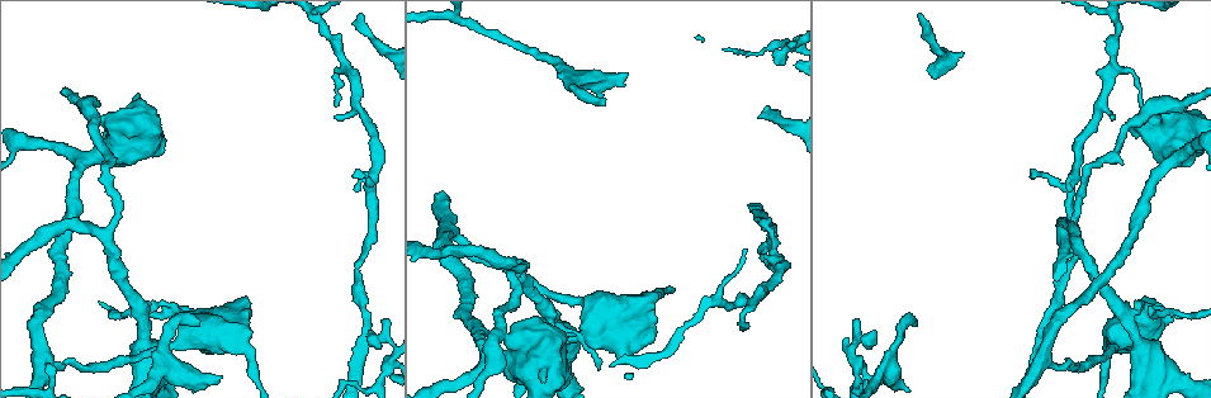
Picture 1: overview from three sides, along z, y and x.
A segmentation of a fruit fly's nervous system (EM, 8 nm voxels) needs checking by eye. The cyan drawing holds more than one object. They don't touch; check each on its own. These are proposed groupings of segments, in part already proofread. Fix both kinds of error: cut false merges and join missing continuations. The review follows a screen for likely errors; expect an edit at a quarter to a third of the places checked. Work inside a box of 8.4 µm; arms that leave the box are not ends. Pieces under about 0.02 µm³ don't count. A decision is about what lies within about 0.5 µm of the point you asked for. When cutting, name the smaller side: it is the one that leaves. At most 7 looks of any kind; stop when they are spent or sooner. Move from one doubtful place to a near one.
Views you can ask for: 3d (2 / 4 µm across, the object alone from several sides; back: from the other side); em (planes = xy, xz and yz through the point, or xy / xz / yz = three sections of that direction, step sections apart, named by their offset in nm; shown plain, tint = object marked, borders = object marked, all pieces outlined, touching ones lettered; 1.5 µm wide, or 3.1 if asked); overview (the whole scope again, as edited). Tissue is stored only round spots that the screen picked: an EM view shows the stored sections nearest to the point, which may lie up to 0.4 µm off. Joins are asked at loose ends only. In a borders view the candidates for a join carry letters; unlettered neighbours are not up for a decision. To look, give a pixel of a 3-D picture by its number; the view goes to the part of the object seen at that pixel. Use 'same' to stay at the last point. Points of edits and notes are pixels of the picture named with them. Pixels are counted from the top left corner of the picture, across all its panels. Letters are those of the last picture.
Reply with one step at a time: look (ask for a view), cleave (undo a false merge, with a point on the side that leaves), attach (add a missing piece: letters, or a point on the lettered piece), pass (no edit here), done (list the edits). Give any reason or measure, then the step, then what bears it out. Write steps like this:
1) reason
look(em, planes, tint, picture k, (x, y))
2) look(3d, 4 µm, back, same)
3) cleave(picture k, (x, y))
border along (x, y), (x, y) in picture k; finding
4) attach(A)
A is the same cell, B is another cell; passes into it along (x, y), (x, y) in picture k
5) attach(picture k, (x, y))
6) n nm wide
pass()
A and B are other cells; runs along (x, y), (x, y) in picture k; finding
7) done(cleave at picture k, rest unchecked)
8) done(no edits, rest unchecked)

an open end
look(3d, 4 µm, picture 1, (605, 100))

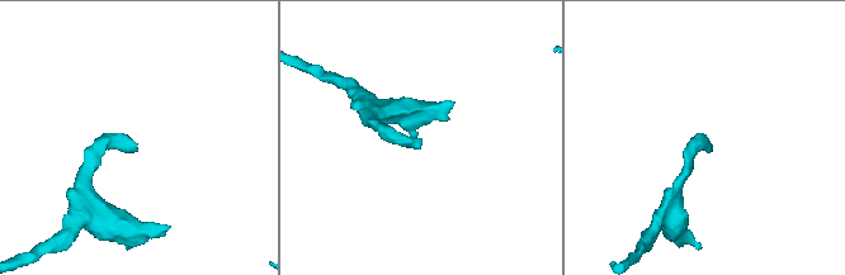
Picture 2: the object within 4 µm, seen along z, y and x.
need the tissue
look(em, planes, borders, picture 2, (137, 149))

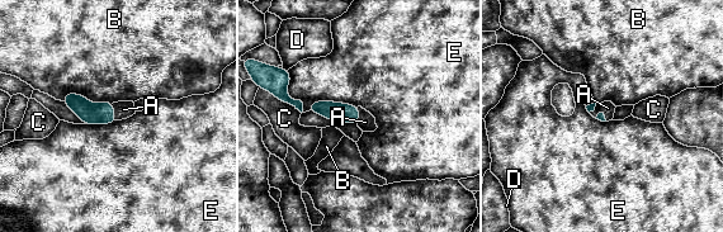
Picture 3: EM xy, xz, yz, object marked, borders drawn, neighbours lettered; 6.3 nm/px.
attach(A)
A is the same cell, B, C, D and E are other cells; it goes on there

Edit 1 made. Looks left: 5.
three-way junction
look(3d, 4 µm, picture 1, (512, 264))

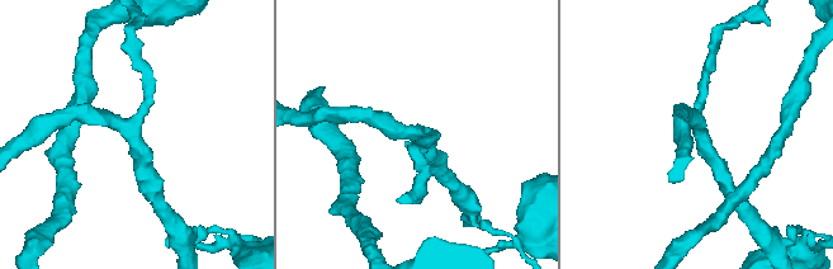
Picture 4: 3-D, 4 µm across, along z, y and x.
shape alone is not enough
look(em, planes, borders, picture 4, (134, 130))

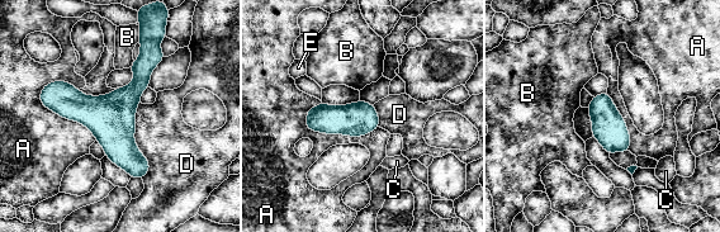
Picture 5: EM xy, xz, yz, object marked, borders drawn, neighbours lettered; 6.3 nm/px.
pass()
A, B, C, D and E are other cells; runs along (160, 56), (117, 105), (46, 100) in picture 5; one cell here

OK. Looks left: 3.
done(attach at picture 3, rest unchecked)

